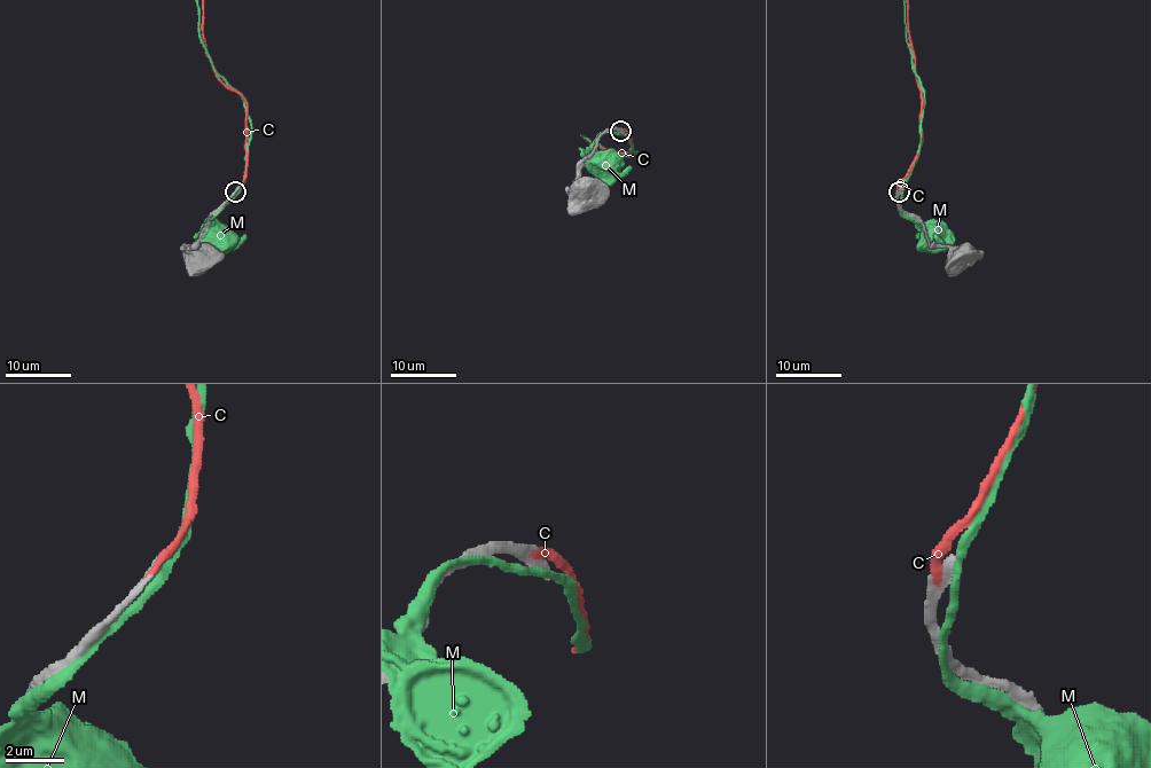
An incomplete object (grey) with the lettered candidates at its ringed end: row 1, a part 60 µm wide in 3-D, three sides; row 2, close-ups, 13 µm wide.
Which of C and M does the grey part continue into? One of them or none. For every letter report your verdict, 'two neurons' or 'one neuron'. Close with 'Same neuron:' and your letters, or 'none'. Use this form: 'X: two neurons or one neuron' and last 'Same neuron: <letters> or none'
C: one neuron
M: two neurons
Same neuron: C

